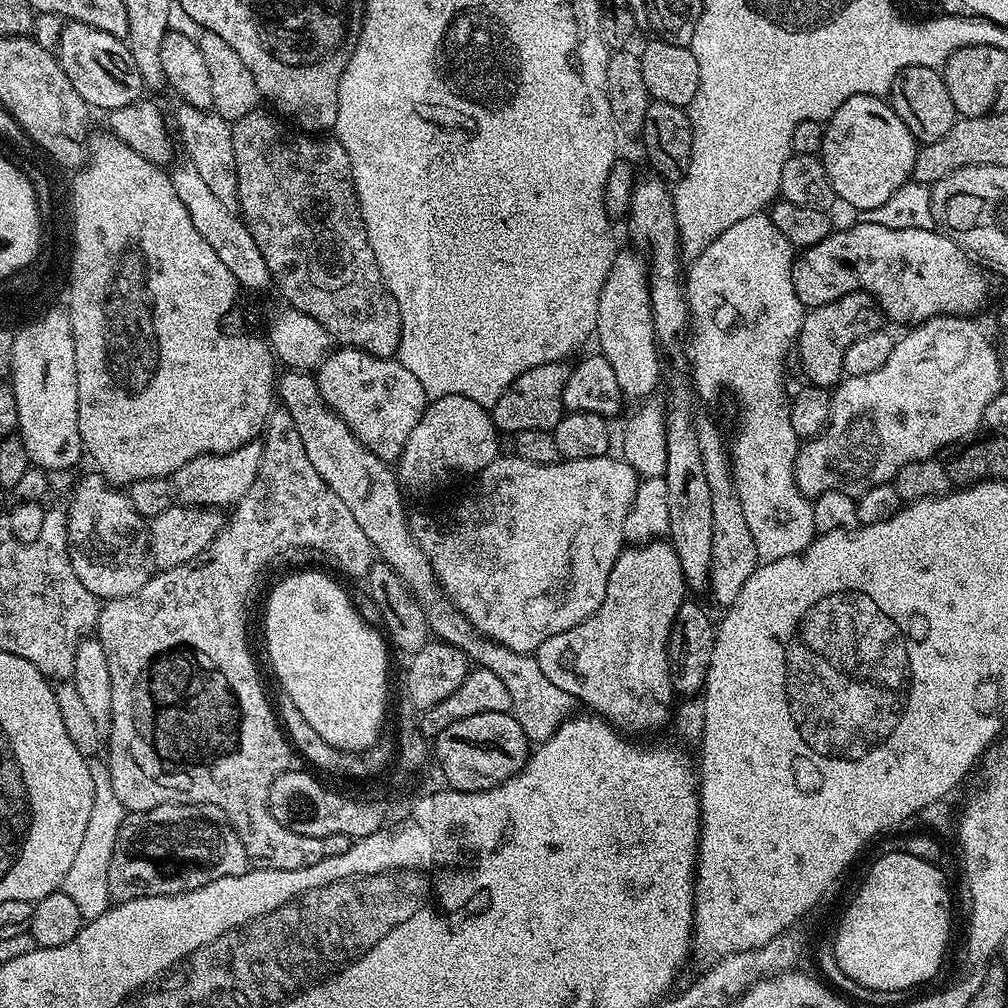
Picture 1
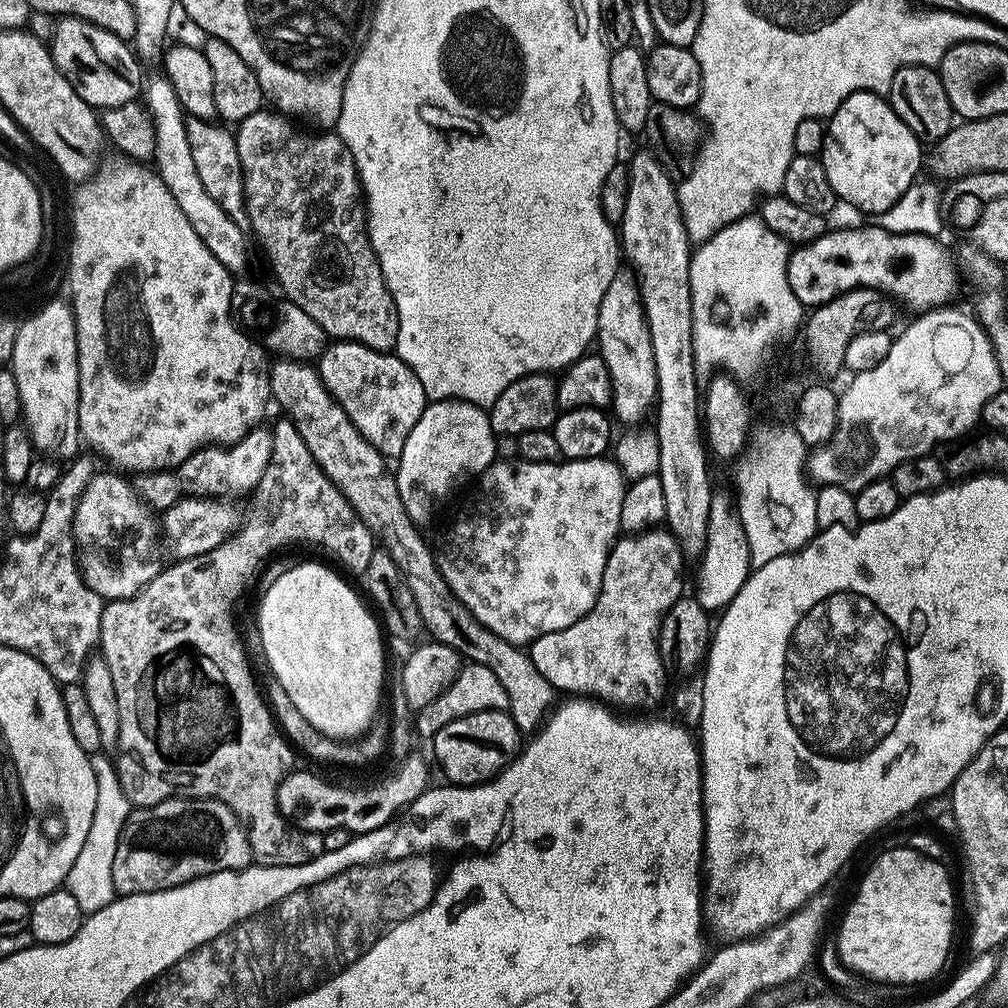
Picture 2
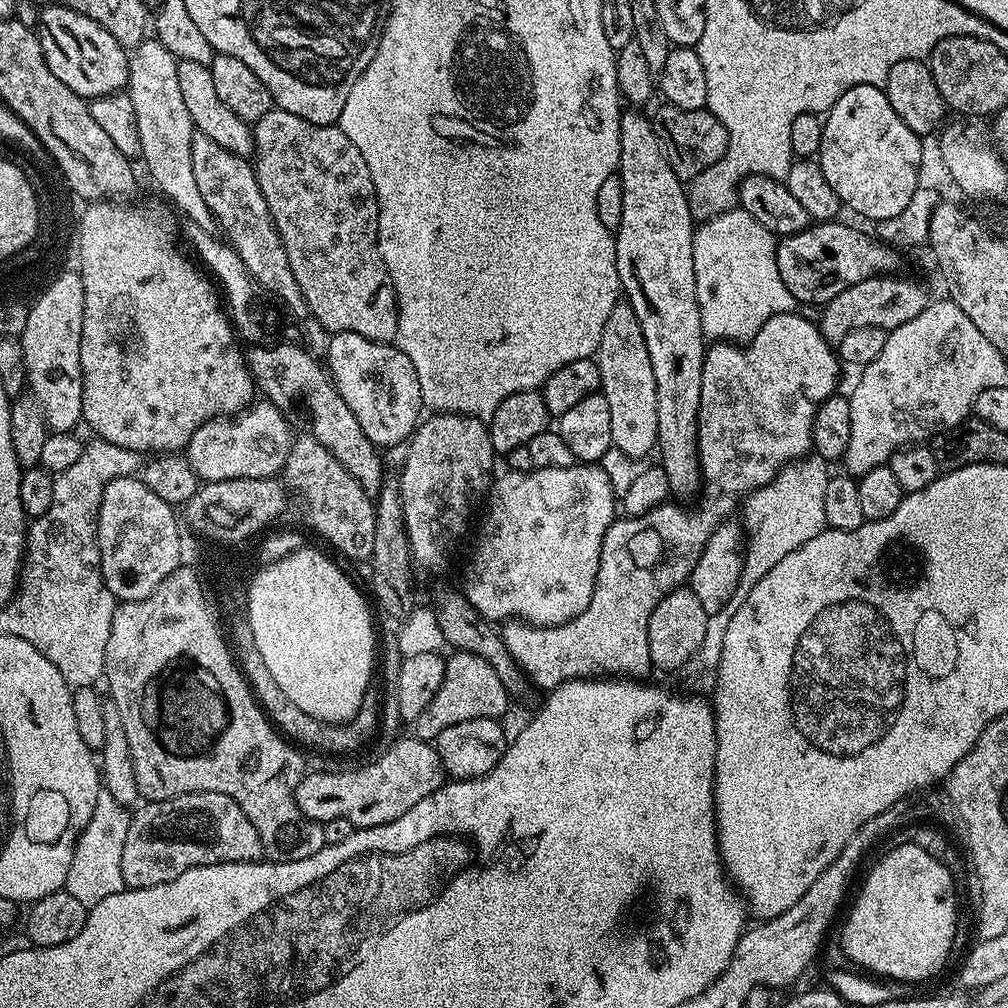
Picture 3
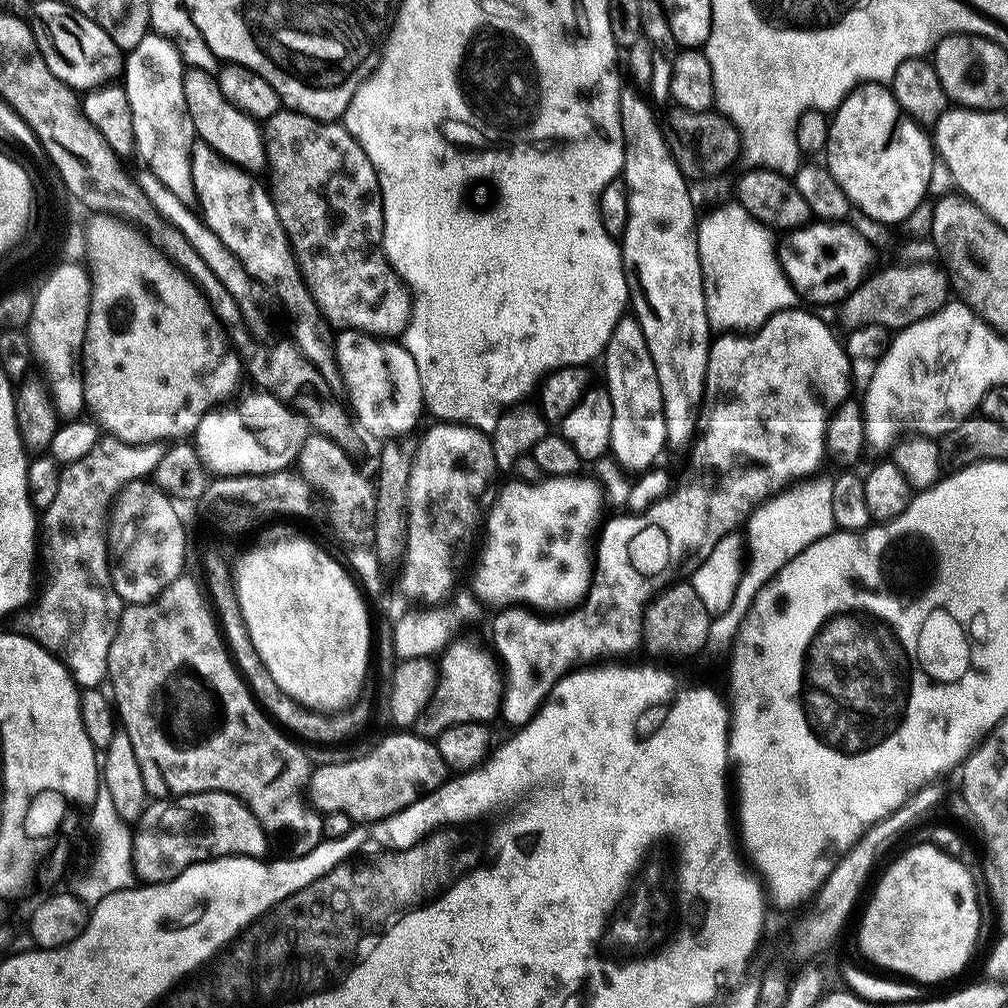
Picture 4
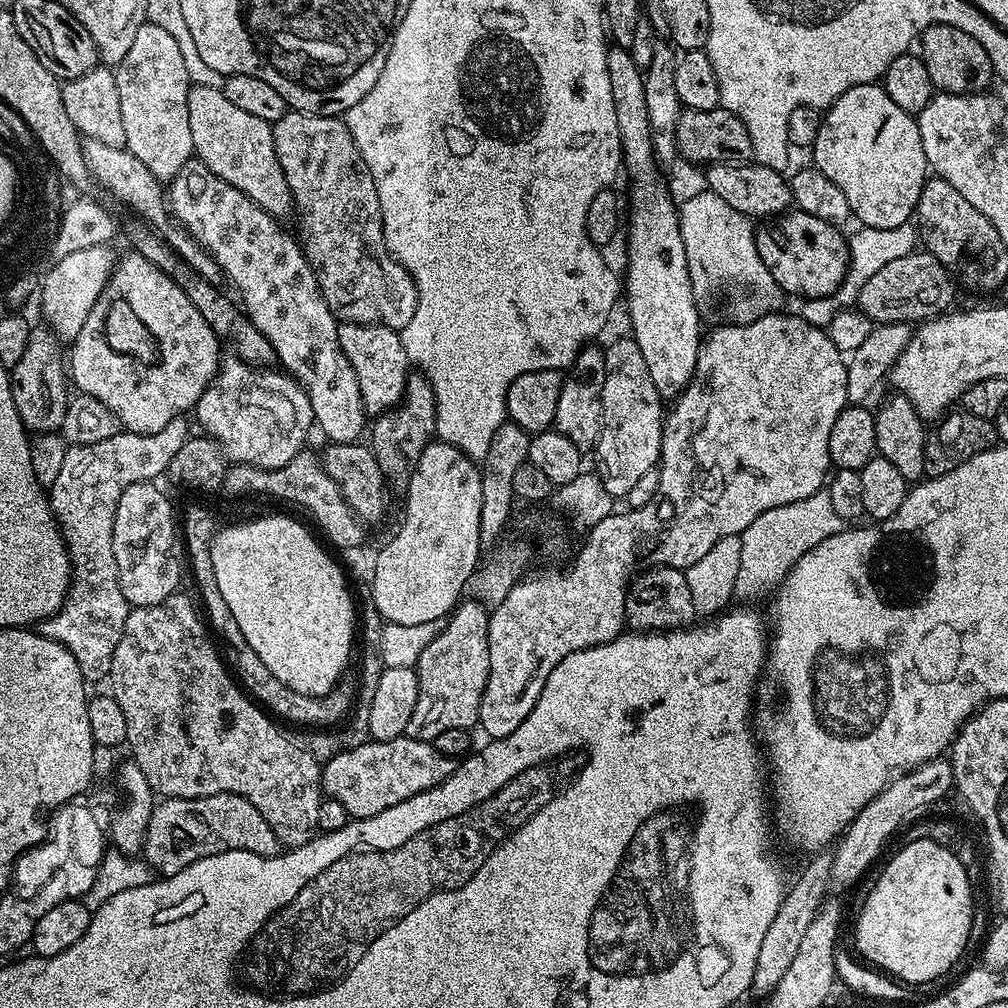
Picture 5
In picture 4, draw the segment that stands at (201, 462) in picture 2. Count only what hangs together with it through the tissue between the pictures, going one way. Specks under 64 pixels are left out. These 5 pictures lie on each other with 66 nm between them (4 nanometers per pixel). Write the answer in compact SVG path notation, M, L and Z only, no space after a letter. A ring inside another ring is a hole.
M251 390L236 408L216 406L198 422L194 445L209 473L216 476L270 474L293 467L306 438L310 435L308 420L295 407L263 390Z

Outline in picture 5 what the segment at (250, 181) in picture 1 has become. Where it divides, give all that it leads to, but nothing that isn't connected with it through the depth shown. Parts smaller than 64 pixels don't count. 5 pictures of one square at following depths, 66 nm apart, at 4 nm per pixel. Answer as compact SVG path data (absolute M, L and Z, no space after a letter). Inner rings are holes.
M289 111L272 124L274 148L286 186L290 186L295 215L300 215L298 239L304 257L310 262L326 298L326 306L345 324L381 324L402 330L418 310L418 290L414 278L397 262L384 237L382 206L374 186L374 178L348 133L347 123L335 116L315 116L309 112Z

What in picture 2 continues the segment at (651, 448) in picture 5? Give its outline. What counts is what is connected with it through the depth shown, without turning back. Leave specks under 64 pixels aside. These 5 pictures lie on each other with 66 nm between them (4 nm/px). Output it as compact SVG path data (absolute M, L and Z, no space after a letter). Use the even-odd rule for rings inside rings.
M617 275L616 280L610 282L610 290L602 298L602 306L598 310L595 343L598 345L598 354L606 362L606 370L610 374L610 408L614 416L616 411L615 419L620 419L624 424L640 424L644 415L647 412L649 415L656 404L656 363L654 346L650 342L650 330L640 301L640 291L636 288L635 279L625 276Z

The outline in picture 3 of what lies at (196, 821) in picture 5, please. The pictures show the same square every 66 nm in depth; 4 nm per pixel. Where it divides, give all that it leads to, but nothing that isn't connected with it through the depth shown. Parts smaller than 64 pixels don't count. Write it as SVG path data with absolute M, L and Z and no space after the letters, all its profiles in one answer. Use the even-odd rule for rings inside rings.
M208 792L208 800L192 800L192 804L200 804L208 816L220 816L220 820L216 820L216 824L220 824L220 840L216 840L216 844L208 844L208 848L204 848L204 844L160 844L160 840L148 840L148 828L129 828L132 836L126 836L121 862L122 878L128 888L162 886L191 868L211 864L247 864L250 858L261 855L258 830L254 830L254 822L242 814L242 806L238 806L234 798Z

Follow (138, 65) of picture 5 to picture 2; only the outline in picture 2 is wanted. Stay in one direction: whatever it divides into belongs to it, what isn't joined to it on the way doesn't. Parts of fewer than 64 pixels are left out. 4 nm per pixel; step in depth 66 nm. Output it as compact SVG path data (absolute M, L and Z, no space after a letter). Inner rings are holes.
M157 74L149 84L147 81L143 85L142 100L148 103L146 111L150 117L152 133L156 136L155 171L162 178L162 182L166 182L170 194L174 194L174 202L178 202L178 210L182 210L182 214L186 214L186 222L190 222L190 226L194 226L194 234L198 234L198 238L202 238L206 250L210 250L210 254L214 254L214 258L218 258L218 262L222 262L222 266L229 272L240 274L239 272L248 264L248 240L244 237L245 229L241 225L235 224L226 214L226 210L222 210L222 206L218 206L218 202L214 202L214 198L210 198L210 194L206 194L206 186L202 186L202 178L198 178L198 169L194 166L194 158L190 154L190 142L186 134L186 113L178 102L178 94L174 94L174 86L170 86L167 76Z

